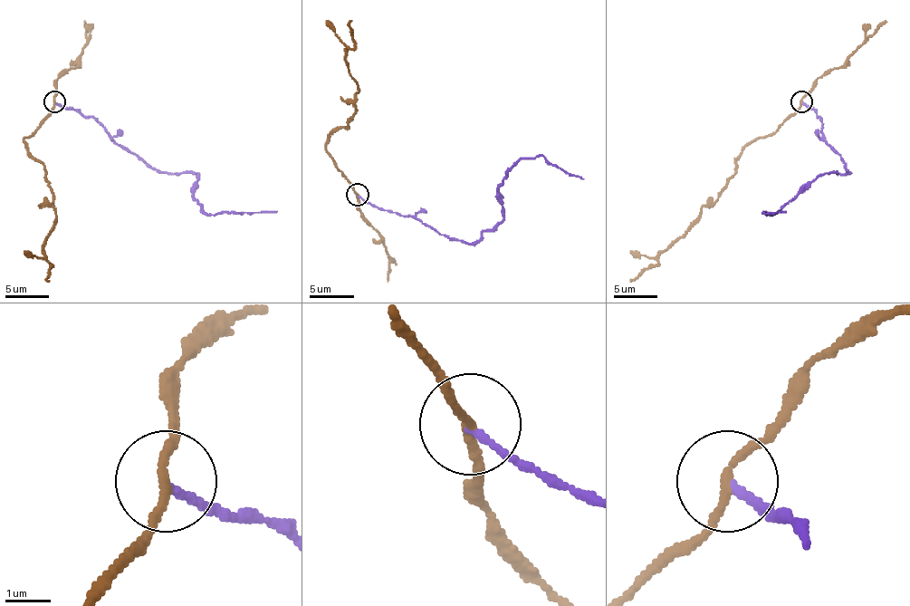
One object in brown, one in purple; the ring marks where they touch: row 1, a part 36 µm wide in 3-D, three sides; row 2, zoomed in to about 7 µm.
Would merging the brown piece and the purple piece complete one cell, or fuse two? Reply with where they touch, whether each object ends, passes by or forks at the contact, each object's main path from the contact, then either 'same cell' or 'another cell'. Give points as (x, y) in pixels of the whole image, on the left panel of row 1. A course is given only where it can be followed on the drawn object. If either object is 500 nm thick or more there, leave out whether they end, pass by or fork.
place (54, 101); brown passes by; purple ends; course brown (54, 100), (54, 110), (23, 140), (43, 165), (52, 193), (56, 224), (43, 245), (52, 264), (50, 281); course purple (54, 100), (91, 116), (146, 162), (167, 173), (198, 173), (195, 199), (205, 213), (277, 210); another cell

